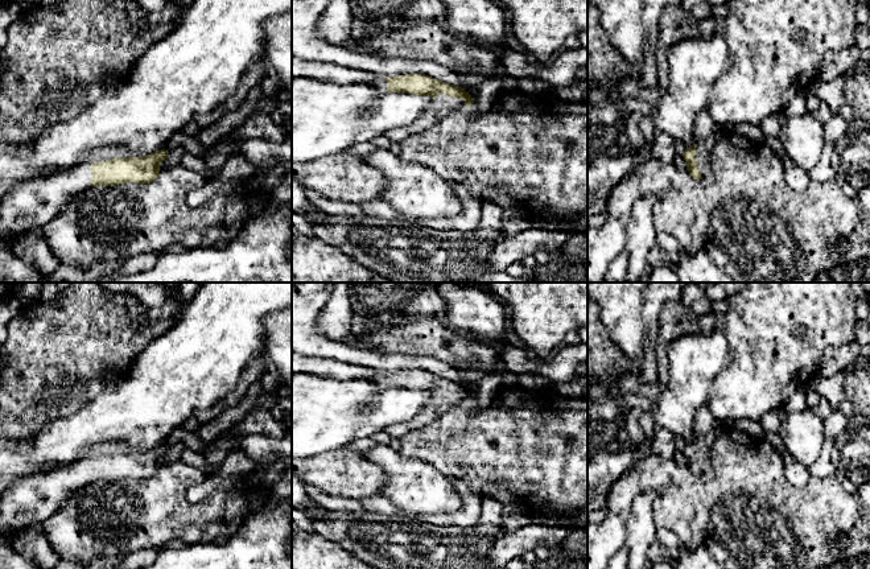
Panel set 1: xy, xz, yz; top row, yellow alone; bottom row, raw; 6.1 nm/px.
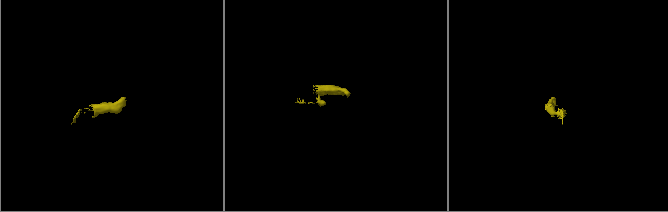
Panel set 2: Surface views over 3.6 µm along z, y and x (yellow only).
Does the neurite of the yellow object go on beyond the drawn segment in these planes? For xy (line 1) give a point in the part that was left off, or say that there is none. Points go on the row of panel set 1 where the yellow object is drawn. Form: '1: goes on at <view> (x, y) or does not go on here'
1: goes on at xy (28, 206)

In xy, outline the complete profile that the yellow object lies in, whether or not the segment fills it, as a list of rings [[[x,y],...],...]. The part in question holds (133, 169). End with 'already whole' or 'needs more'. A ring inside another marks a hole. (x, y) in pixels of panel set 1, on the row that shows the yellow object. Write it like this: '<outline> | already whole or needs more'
[[[161,149],[145,157],[84,161],[58,174],[17,182],[0,201],[1,244],[13,248],[21,235],[41,230],[73,195],[91,186],[153,182],[166,156]]] | needs more

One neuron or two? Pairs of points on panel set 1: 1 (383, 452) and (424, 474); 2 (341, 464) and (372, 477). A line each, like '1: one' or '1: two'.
1: one
2: one

